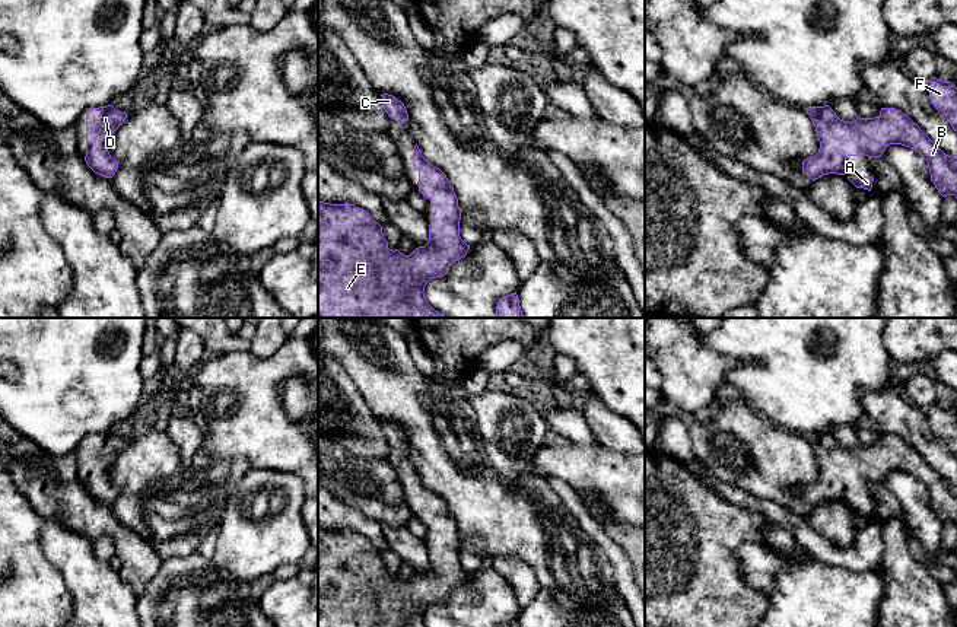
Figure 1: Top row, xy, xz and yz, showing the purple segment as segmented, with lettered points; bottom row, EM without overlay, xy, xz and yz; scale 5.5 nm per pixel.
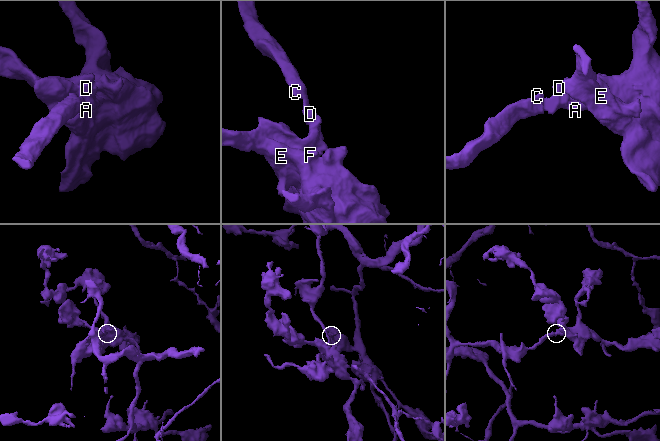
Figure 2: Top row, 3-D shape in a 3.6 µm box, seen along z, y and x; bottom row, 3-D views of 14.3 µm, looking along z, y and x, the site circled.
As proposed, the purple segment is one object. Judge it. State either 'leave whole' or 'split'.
leave whole

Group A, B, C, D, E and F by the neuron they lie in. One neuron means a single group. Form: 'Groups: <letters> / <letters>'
Groups: A B C D E F

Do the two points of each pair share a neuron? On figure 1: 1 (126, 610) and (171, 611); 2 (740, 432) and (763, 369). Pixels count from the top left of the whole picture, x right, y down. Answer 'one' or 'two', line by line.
1: two
2: two

